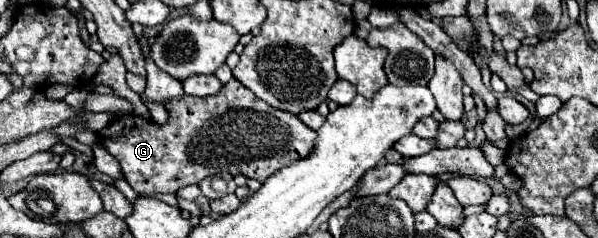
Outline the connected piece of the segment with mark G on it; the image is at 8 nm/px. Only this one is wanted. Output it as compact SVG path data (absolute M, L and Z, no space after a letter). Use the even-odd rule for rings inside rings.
M231 77L219 93L209 97L169 99L163 103L169 119L159 125L137 115L111 119L97 137L119 161L127 183L139 193L177 193L185 185L197 185L209 175L245 175L263 183L281 167L307 157L317 137L299 117L269 107L247 87Z

